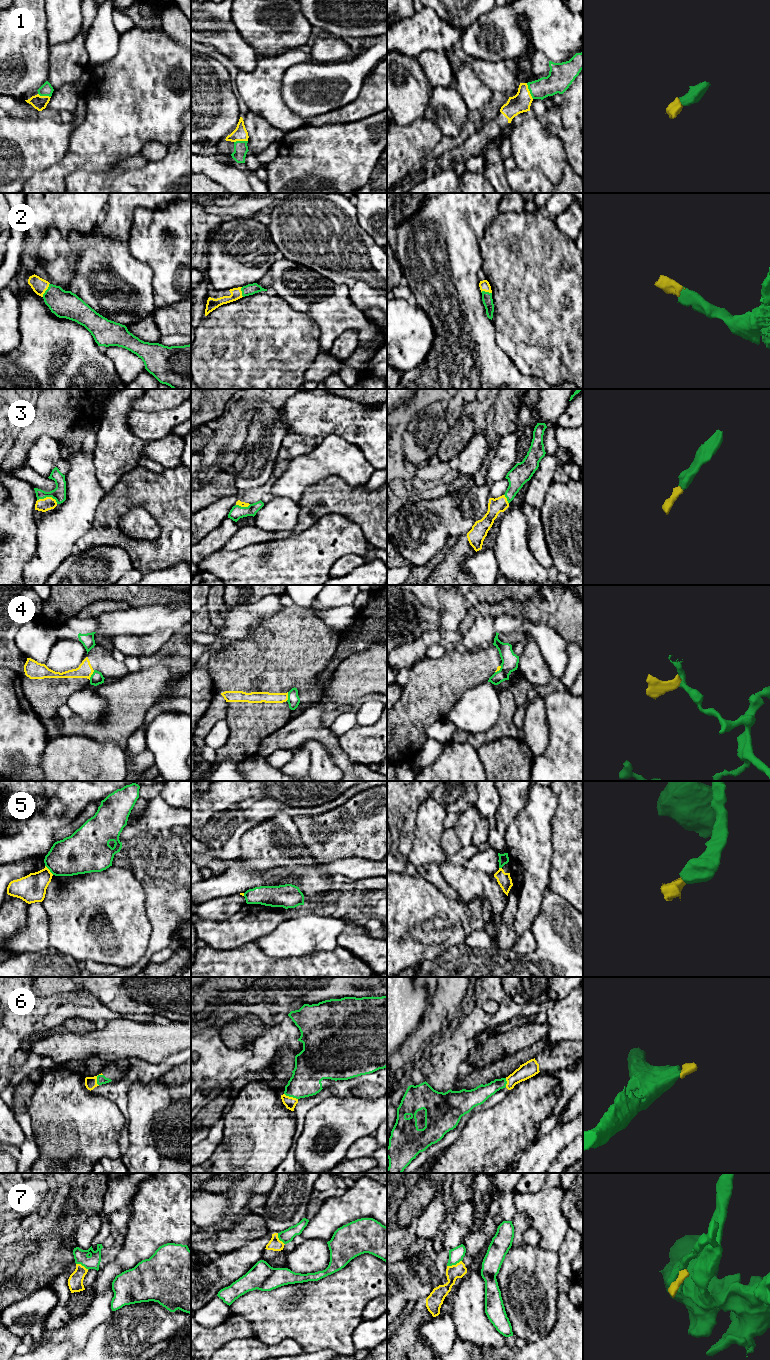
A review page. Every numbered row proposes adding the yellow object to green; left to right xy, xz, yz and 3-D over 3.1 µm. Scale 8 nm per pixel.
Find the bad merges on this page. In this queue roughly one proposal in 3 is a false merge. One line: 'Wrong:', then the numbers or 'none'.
Wrong: 4, 5, 7

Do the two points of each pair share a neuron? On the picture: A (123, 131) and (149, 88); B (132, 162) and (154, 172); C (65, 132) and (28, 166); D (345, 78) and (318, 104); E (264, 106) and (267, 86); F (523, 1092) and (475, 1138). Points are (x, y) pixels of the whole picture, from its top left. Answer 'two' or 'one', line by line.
A: one
B: two
C: one
D: one
E: one
F: one

